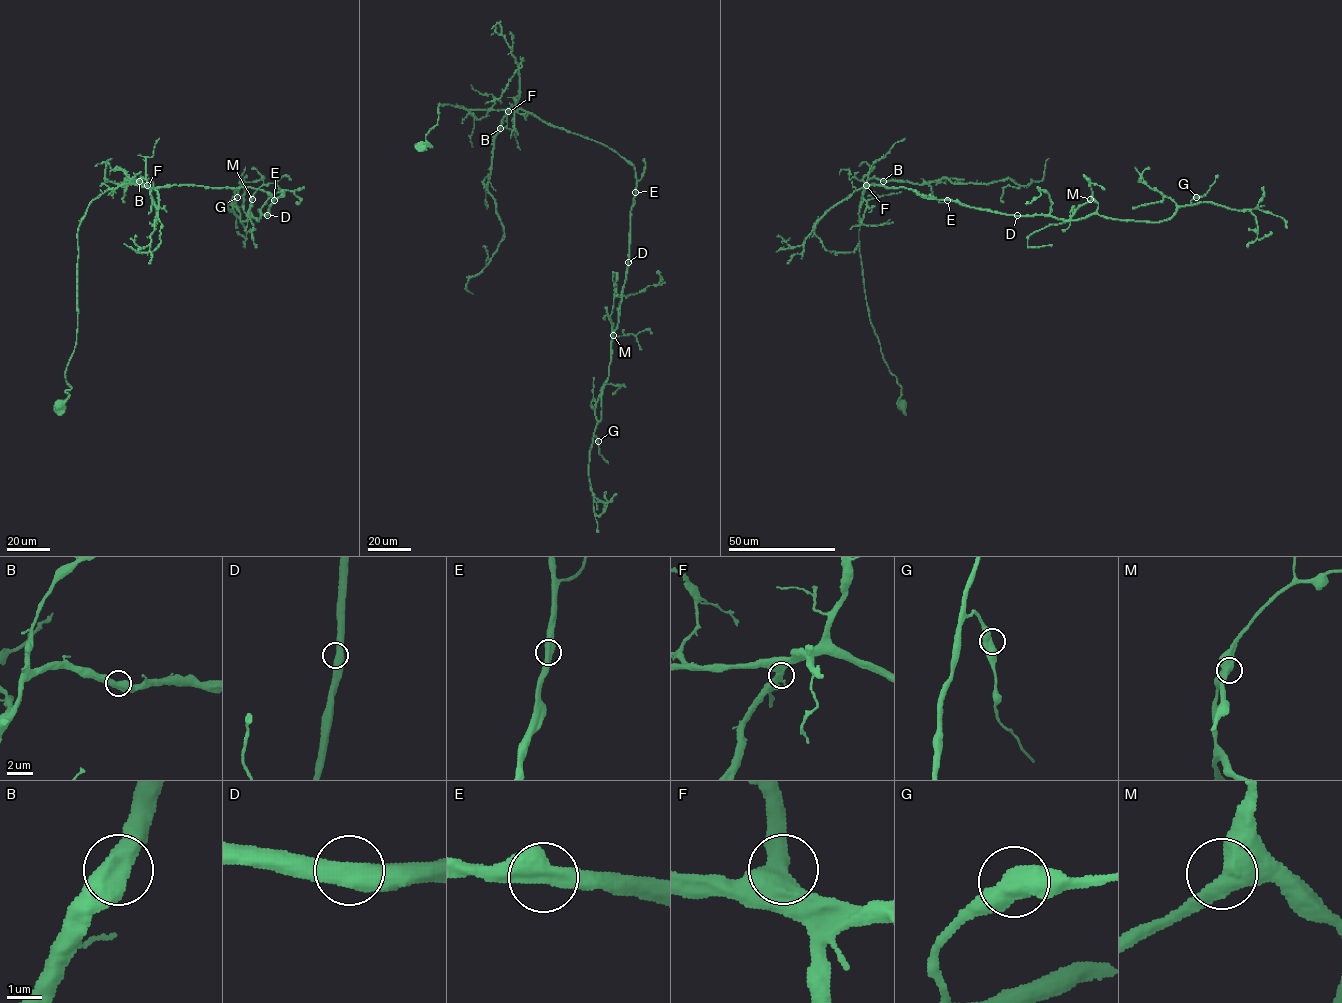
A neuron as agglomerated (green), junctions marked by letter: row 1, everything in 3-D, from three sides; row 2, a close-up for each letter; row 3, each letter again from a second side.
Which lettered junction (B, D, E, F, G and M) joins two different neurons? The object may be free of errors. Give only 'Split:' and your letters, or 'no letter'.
Split: no letter

